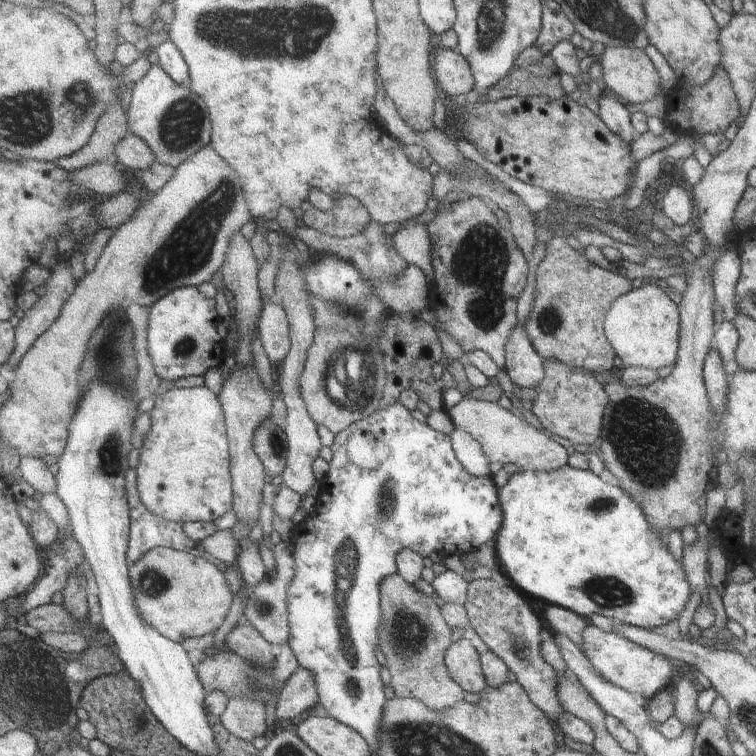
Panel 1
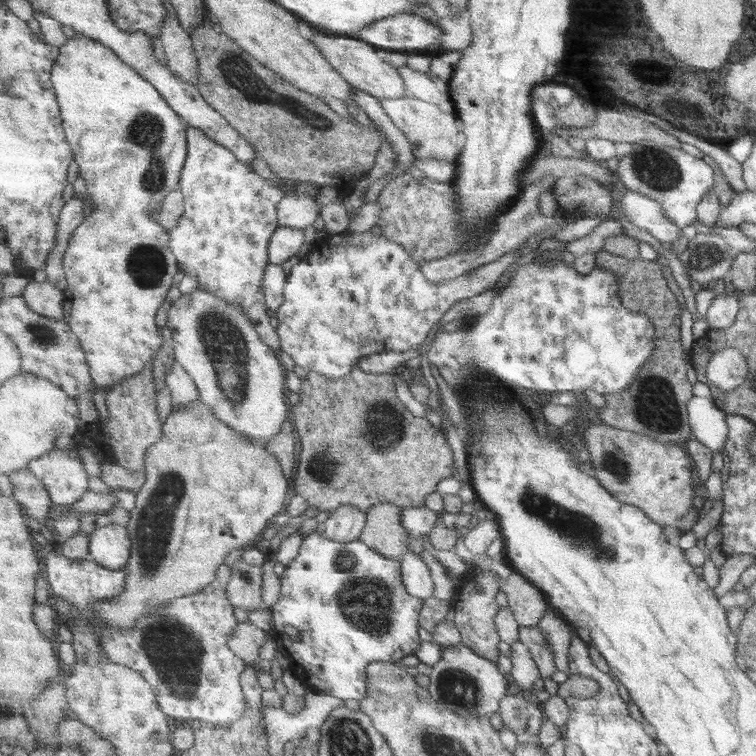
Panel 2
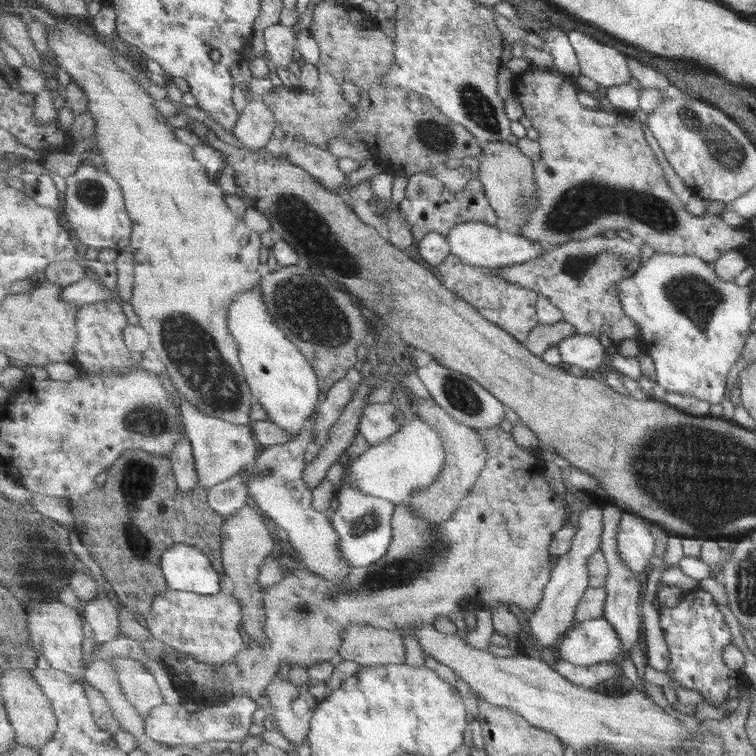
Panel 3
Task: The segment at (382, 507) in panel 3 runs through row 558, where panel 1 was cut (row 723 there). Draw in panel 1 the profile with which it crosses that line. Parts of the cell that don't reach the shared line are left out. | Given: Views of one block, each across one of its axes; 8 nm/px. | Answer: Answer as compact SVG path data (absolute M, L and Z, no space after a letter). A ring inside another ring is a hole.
M401 402L386 409L375 411L363 421L351 425L353 432L362 430L373 436L383 446L387 458L378 468L359 468L359 476L353 476L353 460L345 444L331 445L333 459L330 471L319 488L316 509L293 527L289 540L290 550L296 560L296 575L289 585L288 646L300 667L314 676L319 691L319 704L326 714L357 729L368 740L372 754L381 750L382 718L388 702L381 680L381 664L377 662L380 646L384 608L382 585L384 580L399 573L398 554L406 548L427 557L431 552L441 556L457 554L467 556L479 550L479 546L497 537L504 522L500 489L495 487L493 477L476 477L461 464L452 443L452 436L443 434L428 423L421 424L413 418Z

